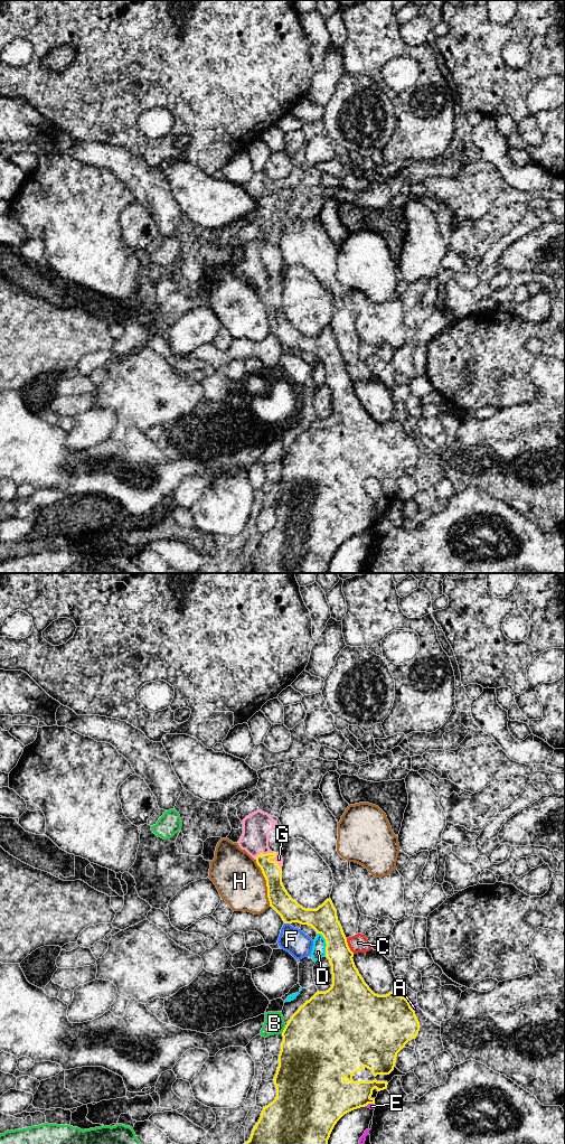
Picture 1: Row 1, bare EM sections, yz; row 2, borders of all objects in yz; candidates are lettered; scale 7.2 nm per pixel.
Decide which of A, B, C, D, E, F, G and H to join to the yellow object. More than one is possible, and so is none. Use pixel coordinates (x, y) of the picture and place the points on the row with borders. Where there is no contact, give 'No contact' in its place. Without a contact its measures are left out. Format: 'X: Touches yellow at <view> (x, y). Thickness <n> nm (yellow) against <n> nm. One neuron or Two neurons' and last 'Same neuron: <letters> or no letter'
A: Touches yellow at yz (411, 1007). Thickness 440 nm (yellow) against 40 nm. Two neurons
B: Touches yellow at yz (283, 1030). Thickness 480 nm (yellow) against 140 nm. Two neurons
C: Touches yellow at yz (348, 946). Thickness 200 nm (yellow) against 130 nm. Two neurons
D: Touches yellow at yz (326, 943). Thickness 200 nm (yellow) against 100 nm. Two neurons
E: Touches yellow at yz (369, 1103). Thickness 280 nm (yellow) against 50 nm. Two neurons
F: Touches yellow at yz (286, 922). Thickness 180 nm (yellow) against 180 nm. Two neurons
G: Touches yellow at yz (275, 861). Thickness 150 nm (yellow) against 50 nm. One neuron
H: Touches yellow at yz (266, 883). Thickness 160 nm (yellow) against 340 nm. Two neurons
Same neuron: G

